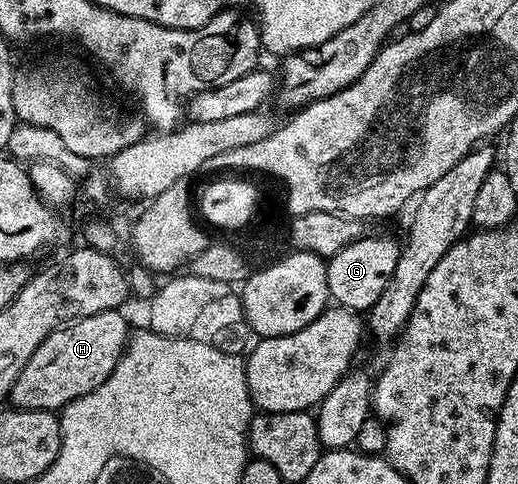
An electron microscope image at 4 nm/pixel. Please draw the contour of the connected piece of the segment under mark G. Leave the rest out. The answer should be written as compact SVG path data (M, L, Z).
M383 234L362 236L355 242L341 248L327 262L327 293L336 307L352 312L366 312L373 304L377 304L377 296L385 292L385 284L389 284L389 276L393 276L393 268L399 259L401 246L397 241L386 238Z

